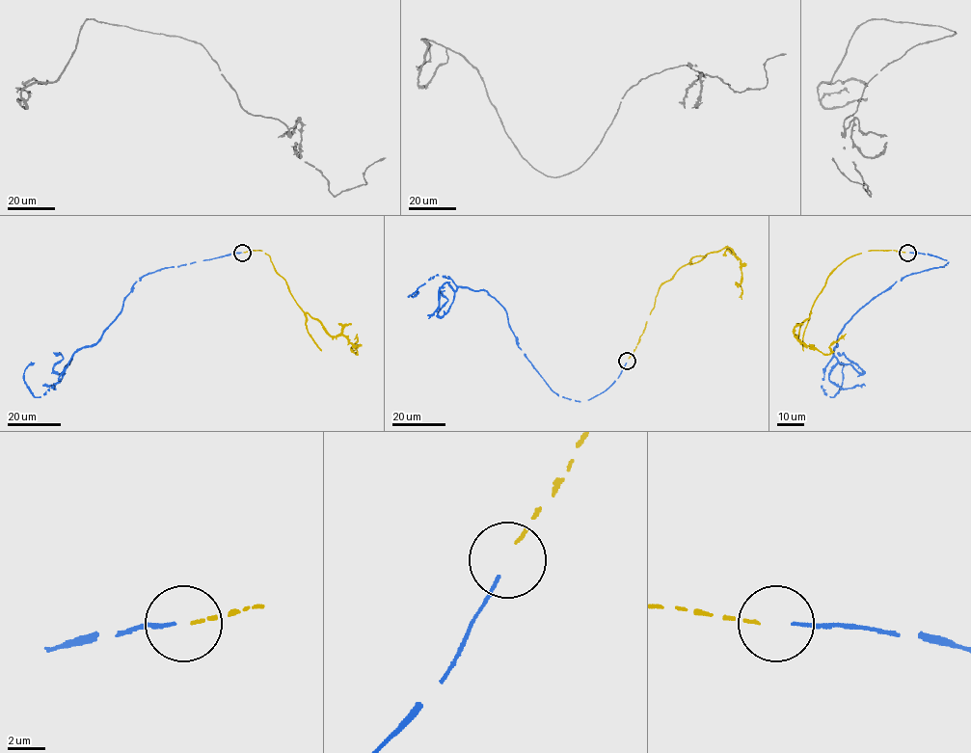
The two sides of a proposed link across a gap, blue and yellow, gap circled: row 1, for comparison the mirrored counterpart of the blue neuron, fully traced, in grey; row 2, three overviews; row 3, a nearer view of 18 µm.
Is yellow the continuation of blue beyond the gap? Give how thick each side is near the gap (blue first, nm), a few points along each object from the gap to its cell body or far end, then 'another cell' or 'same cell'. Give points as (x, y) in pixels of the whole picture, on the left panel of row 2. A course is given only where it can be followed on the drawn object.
calibres 170 and 150 nm; course blue (241, 252), (143, 276), (101, 338), (75, 353), (40, 396), (33, 395), (24, 381), (24, 369), (34, 363); course yellow (244, 252), (261, 250), (269, 255), (302, 310), (331, 336), (344, 336), (356, 354), (352, 346), (357, 334); same cell

